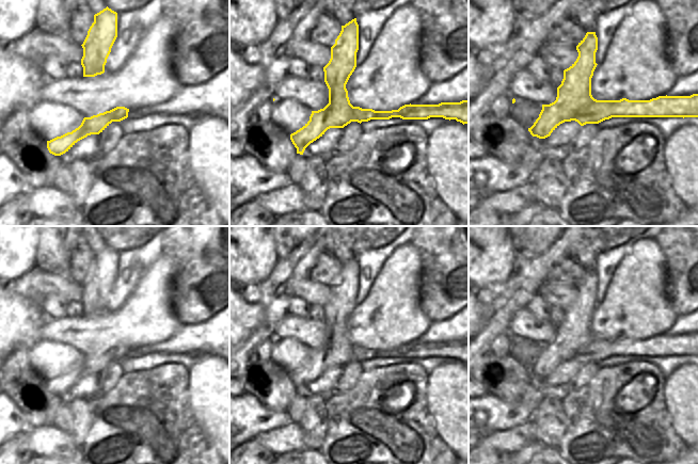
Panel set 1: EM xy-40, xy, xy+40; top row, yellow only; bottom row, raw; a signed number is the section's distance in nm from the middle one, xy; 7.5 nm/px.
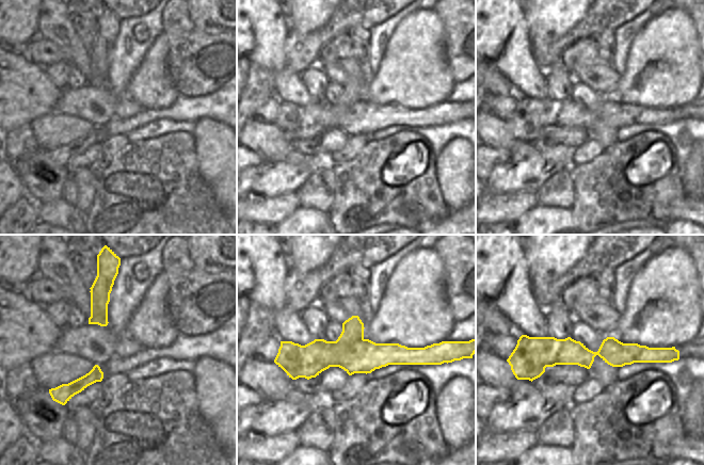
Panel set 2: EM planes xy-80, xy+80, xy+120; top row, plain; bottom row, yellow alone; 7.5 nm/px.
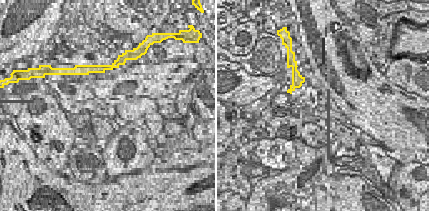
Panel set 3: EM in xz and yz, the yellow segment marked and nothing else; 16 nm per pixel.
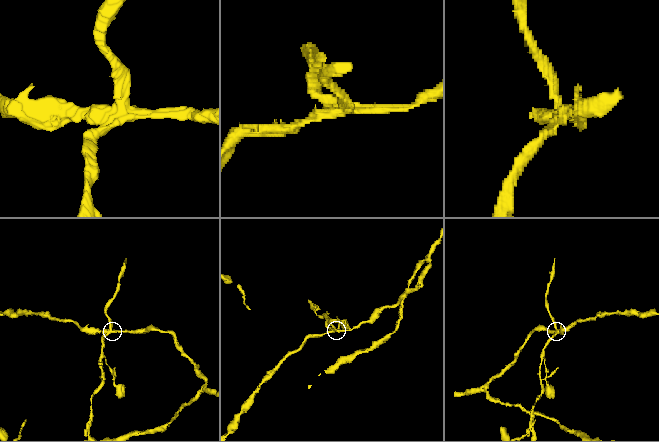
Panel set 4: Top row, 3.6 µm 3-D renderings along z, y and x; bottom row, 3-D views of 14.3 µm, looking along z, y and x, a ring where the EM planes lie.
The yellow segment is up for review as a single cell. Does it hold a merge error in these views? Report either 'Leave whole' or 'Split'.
Split

